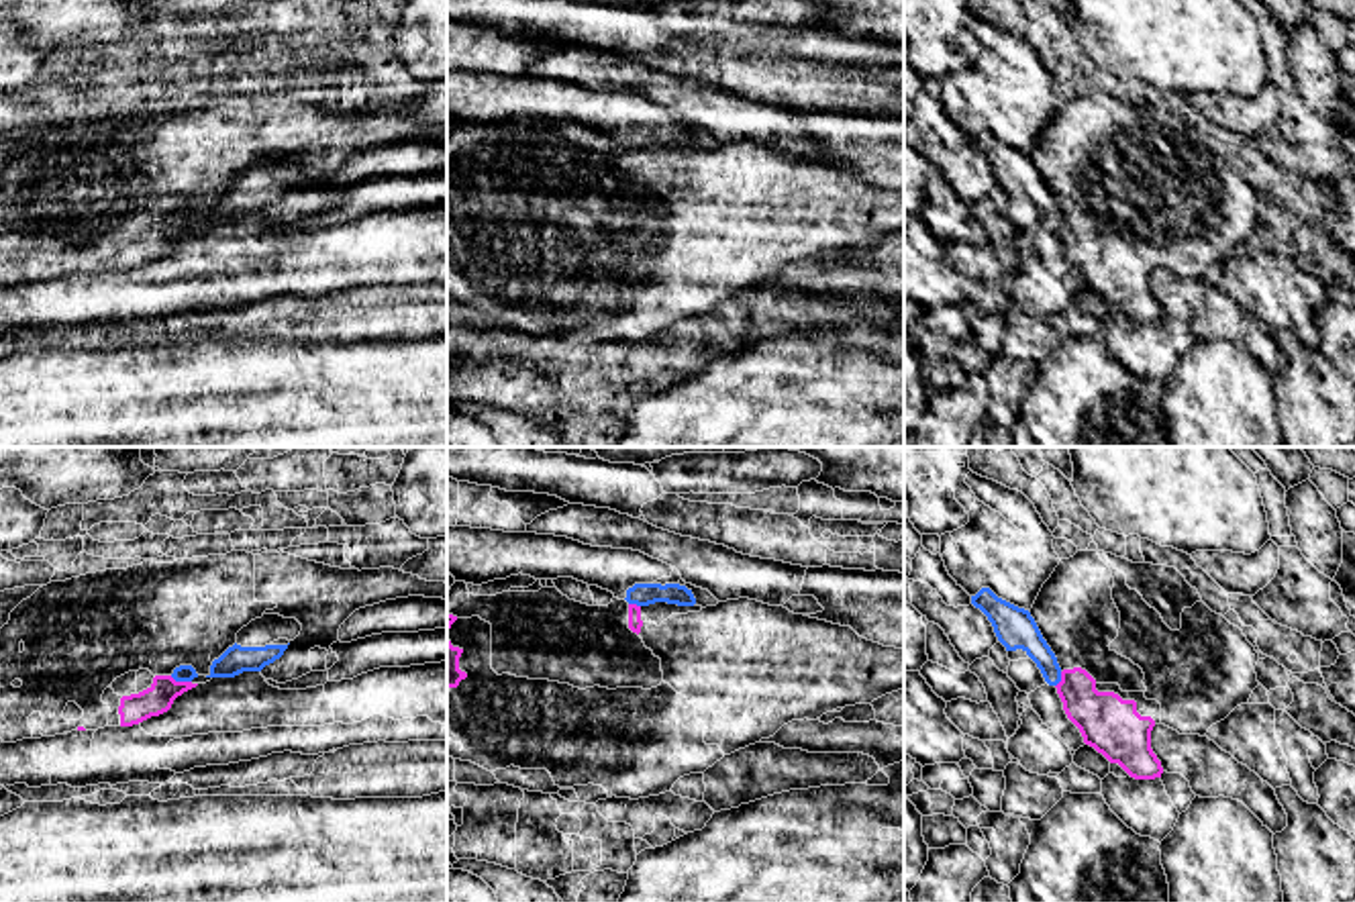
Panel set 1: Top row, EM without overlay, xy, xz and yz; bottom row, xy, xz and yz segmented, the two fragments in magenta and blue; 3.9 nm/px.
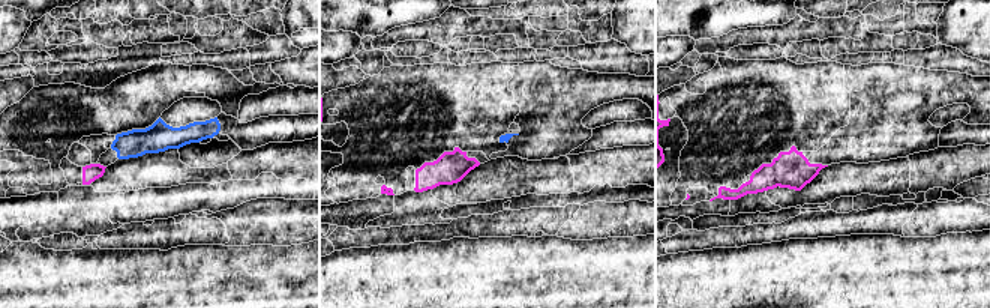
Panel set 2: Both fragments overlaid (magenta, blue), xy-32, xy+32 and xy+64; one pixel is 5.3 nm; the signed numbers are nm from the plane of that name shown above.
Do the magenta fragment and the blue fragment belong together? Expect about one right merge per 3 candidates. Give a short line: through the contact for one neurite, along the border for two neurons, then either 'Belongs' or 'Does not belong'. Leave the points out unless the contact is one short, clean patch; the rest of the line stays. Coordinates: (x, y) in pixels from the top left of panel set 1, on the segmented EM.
Line: xy (170, 676), (190, 682). Does not belong

